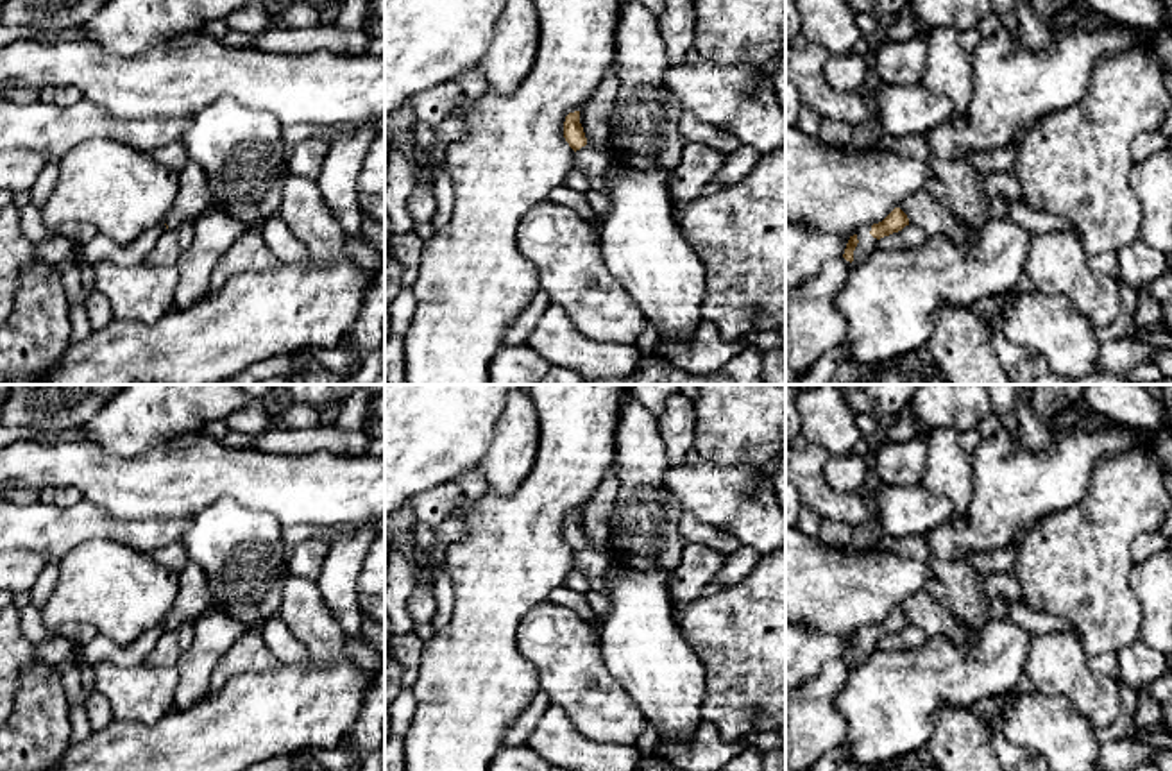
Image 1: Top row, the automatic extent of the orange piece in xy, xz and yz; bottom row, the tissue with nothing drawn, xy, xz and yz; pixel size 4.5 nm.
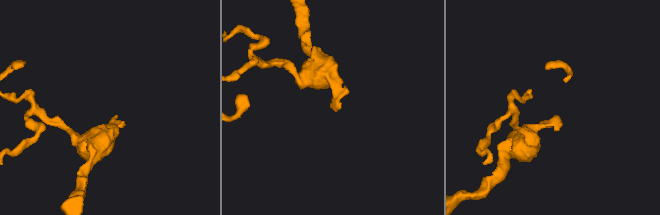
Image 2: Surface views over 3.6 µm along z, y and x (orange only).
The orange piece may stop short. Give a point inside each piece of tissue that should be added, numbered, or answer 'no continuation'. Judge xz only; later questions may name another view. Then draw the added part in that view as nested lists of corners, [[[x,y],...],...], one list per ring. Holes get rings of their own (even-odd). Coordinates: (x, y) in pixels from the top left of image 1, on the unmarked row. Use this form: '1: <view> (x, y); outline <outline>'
1: xz (594, 562); outline [[[587,544],[574,553],[574,567],[585,576],[590,589],[601,594],[608,592],[607,574],[616,565],[607,544]]]

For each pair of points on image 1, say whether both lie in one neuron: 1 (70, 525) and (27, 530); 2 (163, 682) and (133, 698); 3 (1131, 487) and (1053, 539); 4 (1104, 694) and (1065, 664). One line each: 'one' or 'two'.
1: one
2: one
3: one
4: one

